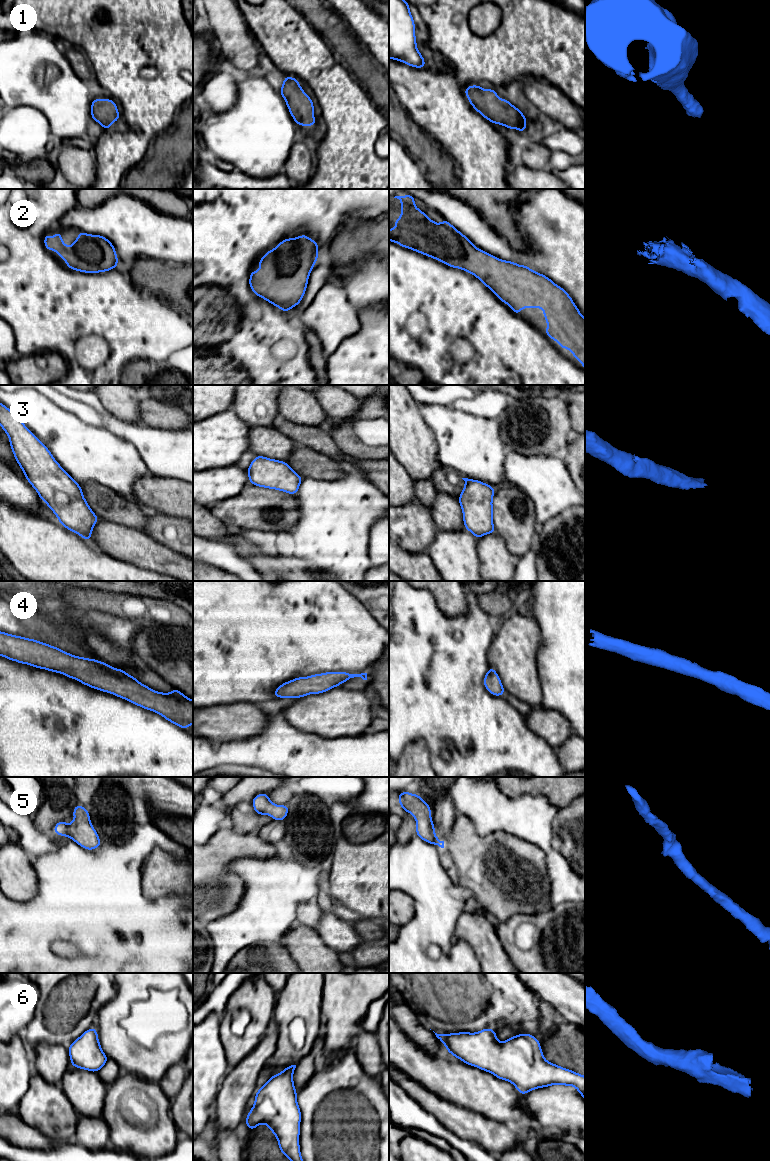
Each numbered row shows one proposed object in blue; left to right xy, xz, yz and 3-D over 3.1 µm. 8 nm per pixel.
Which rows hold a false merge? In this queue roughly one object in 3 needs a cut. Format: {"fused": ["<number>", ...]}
{"fused": []}

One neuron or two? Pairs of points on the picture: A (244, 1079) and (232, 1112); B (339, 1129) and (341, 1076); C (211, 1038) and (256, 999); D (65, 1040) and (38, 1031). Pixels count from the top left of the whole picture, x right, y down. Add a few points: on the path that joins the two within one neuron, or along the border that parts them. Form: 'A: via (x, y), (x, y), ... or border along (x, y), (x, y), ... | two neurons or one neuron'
A: via (238, 1087), (232, 1098), (232, 1104) | one neuron
B: via (319, 1129), (309, 1120), (309, 1102), (321, 1090) | one neuron
C: border along (220, 1015), (219, 1037), (225, 1054) | two neurons
D: via (58, 1039), (45, 1036) | one neuron

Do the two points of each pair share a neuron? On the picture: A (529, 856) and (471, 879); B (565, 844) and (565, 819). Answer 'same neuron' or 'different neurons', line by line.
A: same neuron
B: same neuron

